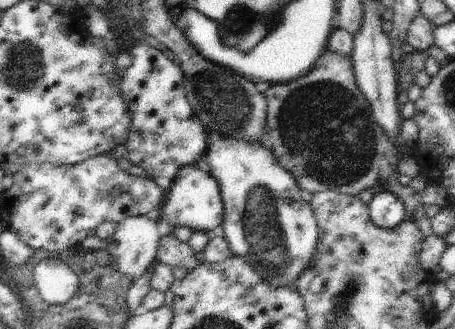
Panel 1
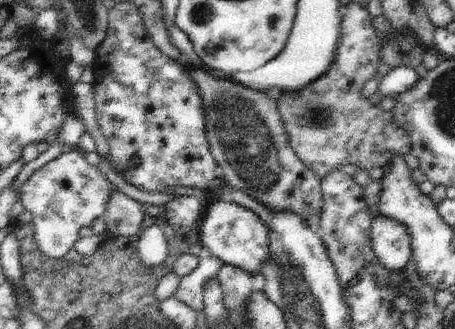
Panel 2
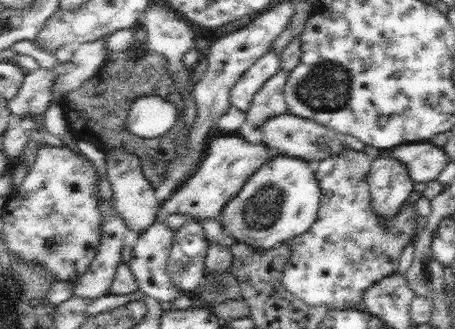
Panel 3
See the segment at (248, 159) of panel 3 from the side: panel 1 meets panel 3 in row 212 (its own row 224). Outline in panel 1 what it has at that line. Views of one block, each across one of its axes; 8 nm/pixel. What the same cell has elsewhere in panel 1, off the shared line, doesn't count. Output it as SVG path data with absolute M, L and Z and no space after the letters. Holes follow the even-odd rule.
M187 164L177 170L177 176L171 182L171 188L165 190L165 200L159 208L159 222L163 226L163 234L173 234L175 226L185 226L191 230L205 230L205 232L219 232L223 224L223 200L219 184L207 172L201 172L197 164Z

